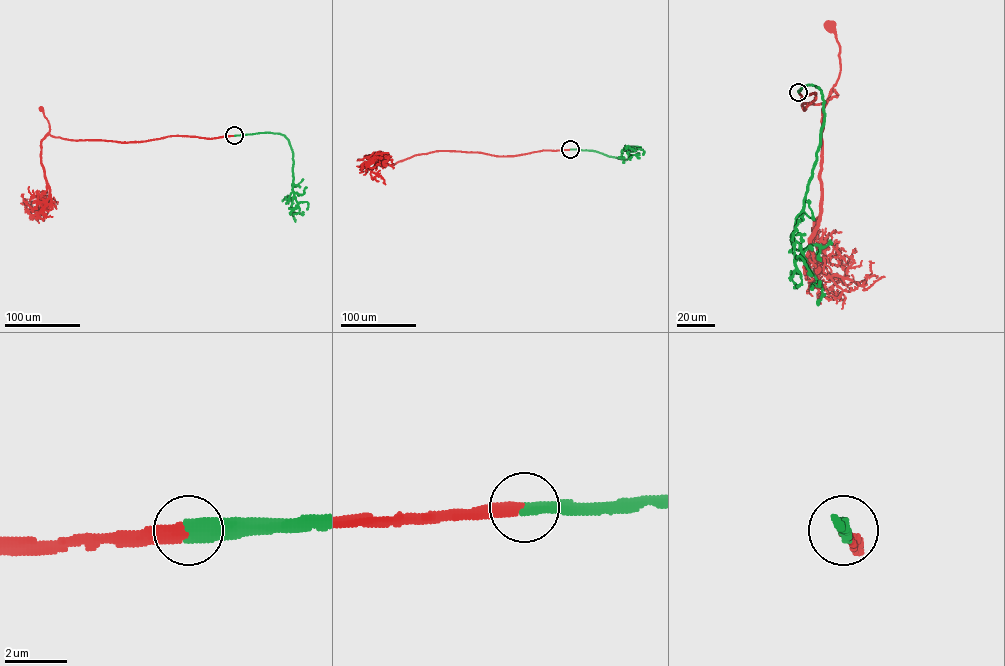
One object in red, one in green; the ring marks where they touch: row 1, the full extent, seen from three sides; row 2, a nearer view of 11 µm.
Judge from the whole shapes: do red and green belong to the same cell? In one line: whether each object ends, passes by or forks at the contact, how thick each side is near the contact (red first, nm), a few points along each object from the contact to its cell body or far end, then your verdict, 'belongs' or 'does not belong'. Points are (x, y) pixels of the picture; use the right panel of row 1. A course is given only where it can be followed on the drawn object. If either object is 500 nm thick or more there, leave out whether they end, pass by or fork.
red ends | green ends | 360/480 nm | red via (798, 92), (801, 100), (815, 93), (804, 110), (802, 104), (836, 97), (839, 46), (831, 25) | green via (798, 92), (813, 85), (824, 102), (816, 163), (792, 233), (817, 281), (811, 284), (818, 285), (820, 280) | belongs

